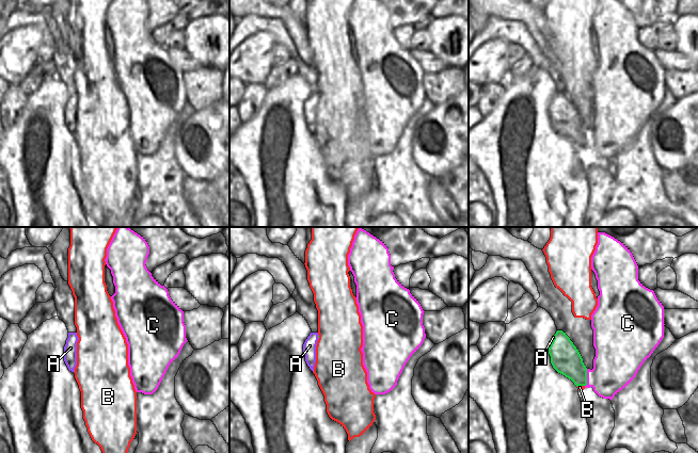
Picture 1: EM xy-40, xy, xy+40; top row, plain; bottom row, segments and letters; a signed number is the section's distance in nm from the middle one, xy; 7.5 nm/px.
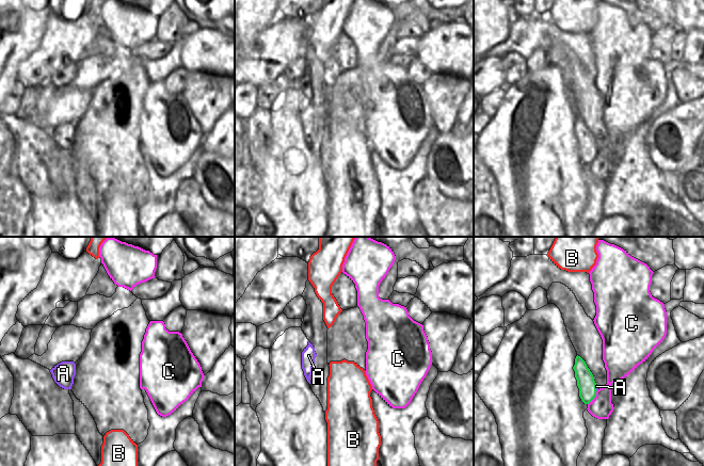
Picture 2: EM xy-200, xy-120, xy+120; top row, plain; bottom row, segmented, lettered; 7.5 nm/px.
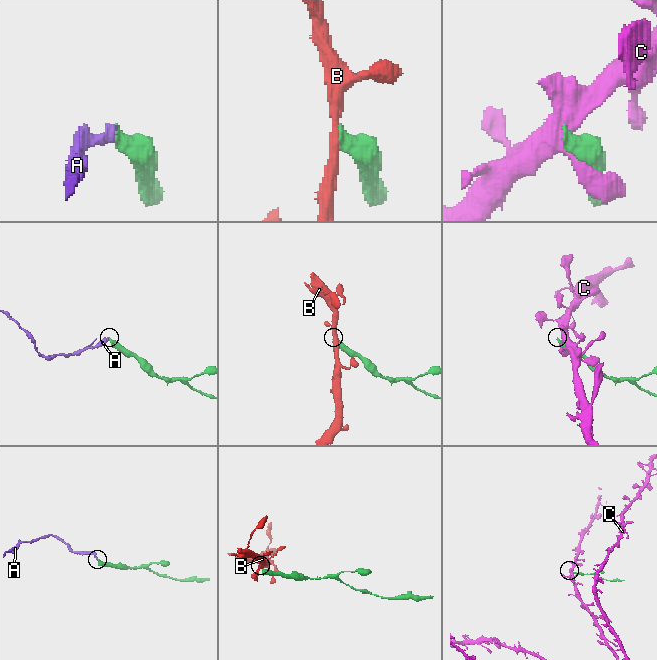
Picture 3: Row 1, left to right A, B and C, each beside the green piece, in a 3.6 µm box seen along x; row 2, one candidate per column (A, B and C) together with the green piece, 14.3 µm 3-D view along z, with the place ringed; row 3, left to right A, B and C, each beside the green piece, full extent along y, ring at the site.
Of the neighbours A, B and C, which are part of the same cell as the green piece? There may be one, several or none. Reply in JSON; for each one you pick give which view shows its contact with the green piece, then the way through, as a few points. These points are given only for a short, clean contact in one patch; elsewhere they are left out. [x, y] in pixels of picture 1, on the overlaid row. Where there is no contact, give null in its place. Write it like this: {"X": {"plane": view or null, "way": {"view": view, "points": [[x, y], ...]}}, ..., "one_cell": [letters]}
{"A": {"plane": "xy+40"}, "one_cell": ["A"]}

